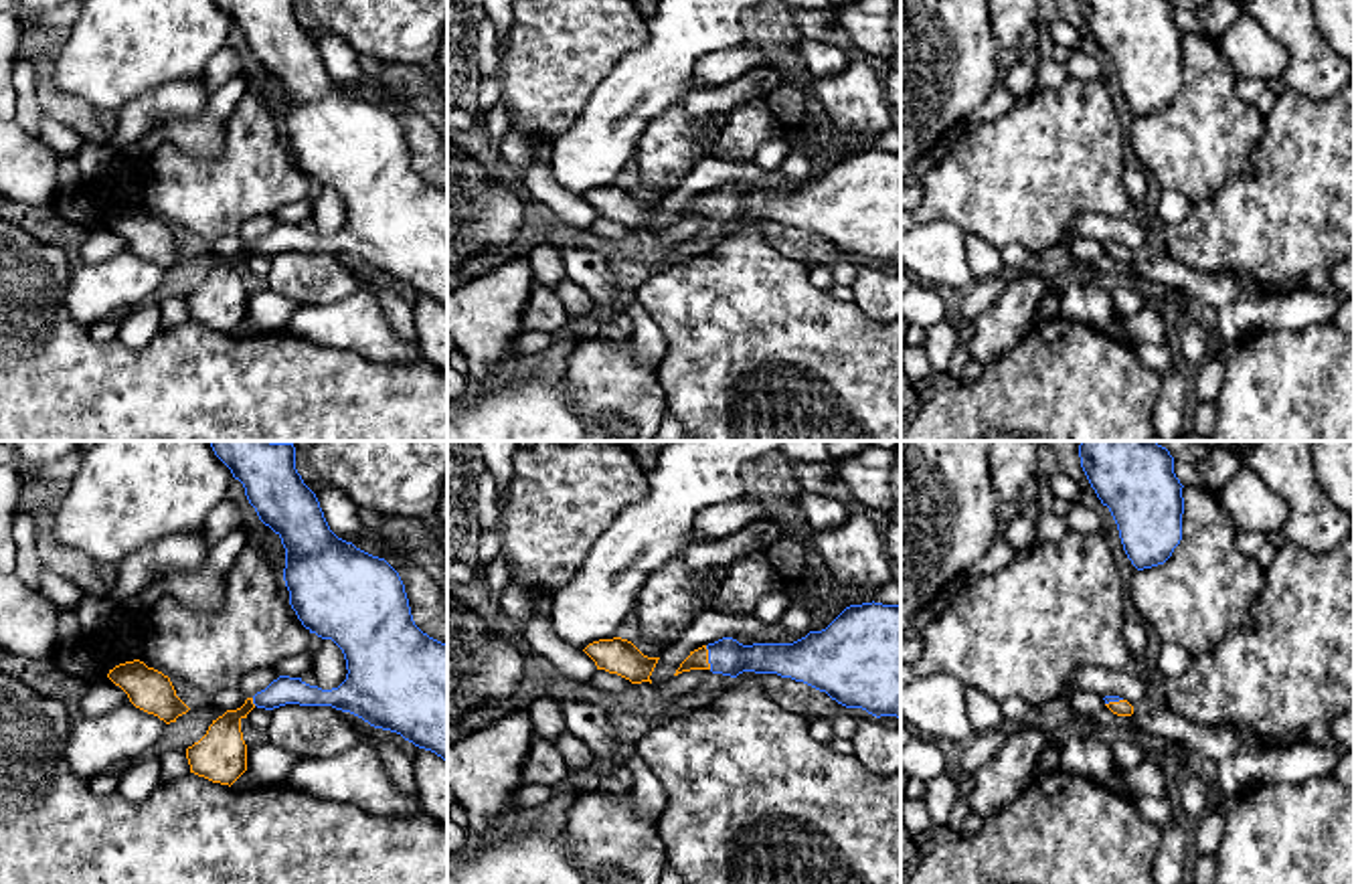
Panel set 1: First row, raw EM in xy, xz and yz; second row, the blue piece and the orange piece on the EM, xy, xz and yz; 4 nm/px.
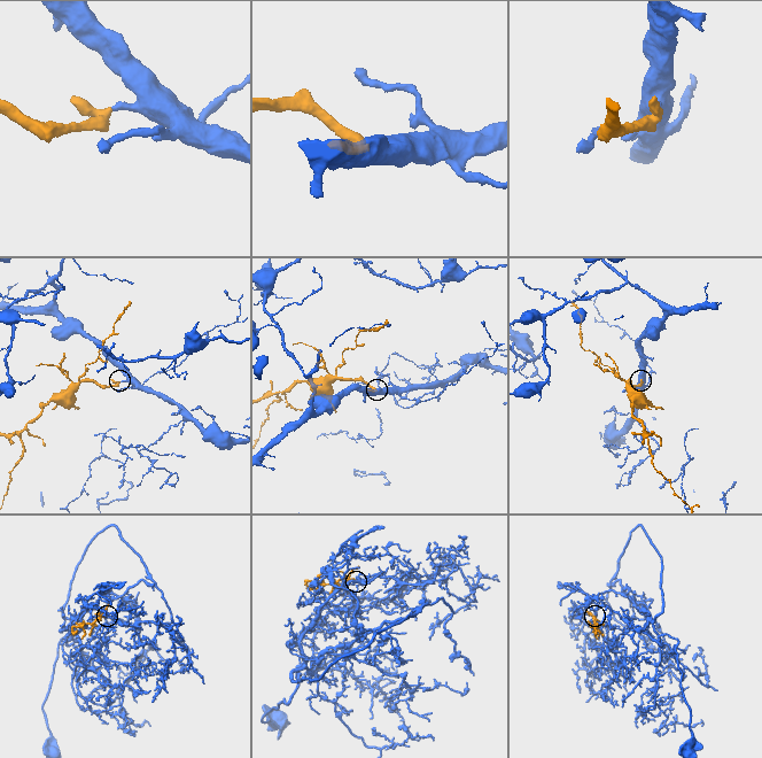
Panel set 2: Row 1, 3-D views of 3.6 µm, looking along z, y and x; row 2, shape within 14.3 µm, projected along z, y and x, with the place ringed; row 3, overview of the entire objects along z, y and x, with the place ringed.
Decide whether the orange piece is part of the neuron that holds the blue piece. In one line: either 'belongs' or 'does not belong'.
belongs

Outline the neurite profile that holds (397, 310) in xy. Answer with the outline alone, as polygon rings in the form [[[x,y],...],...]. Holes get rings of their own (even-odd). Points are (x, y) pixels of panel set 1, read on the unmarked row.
[[[342,259],[354,273],[356,281],[358,281],[358,289],[364,289],[368,293],[372,293],[383,312],[387,322],[393,326],[395,334],[403,340],[403,342],[411,342],[411,344],[419,344],[419,334],[415,328],[415,307],[397,291],[393,291],[391,287],[383,285],[374,273],[370,273],[368,269],[364,269],[362,265],[350,261],[350,259]]]

